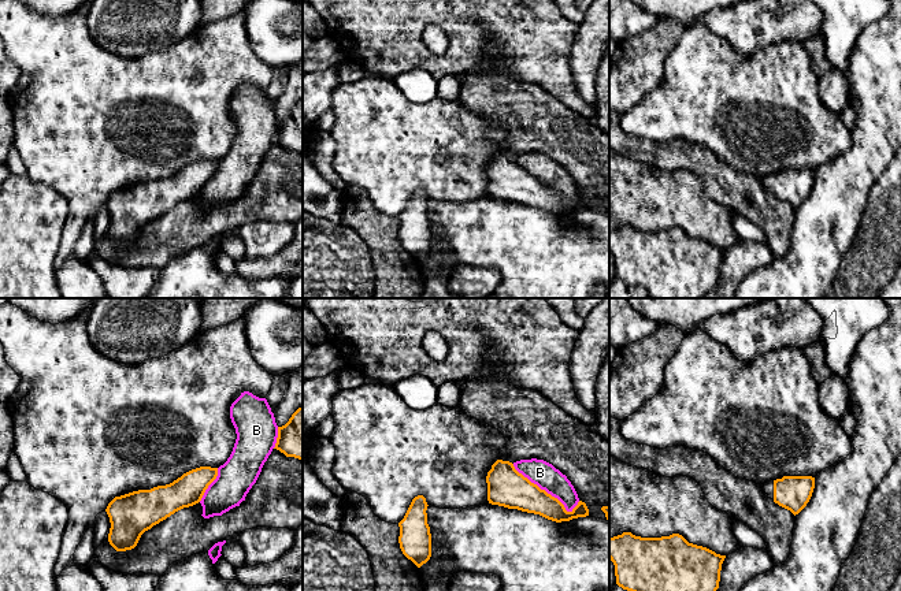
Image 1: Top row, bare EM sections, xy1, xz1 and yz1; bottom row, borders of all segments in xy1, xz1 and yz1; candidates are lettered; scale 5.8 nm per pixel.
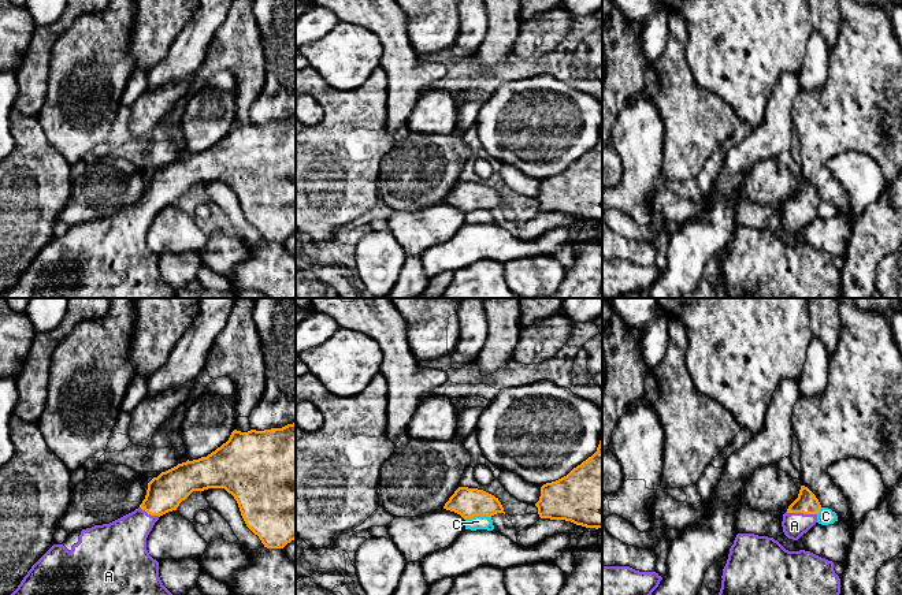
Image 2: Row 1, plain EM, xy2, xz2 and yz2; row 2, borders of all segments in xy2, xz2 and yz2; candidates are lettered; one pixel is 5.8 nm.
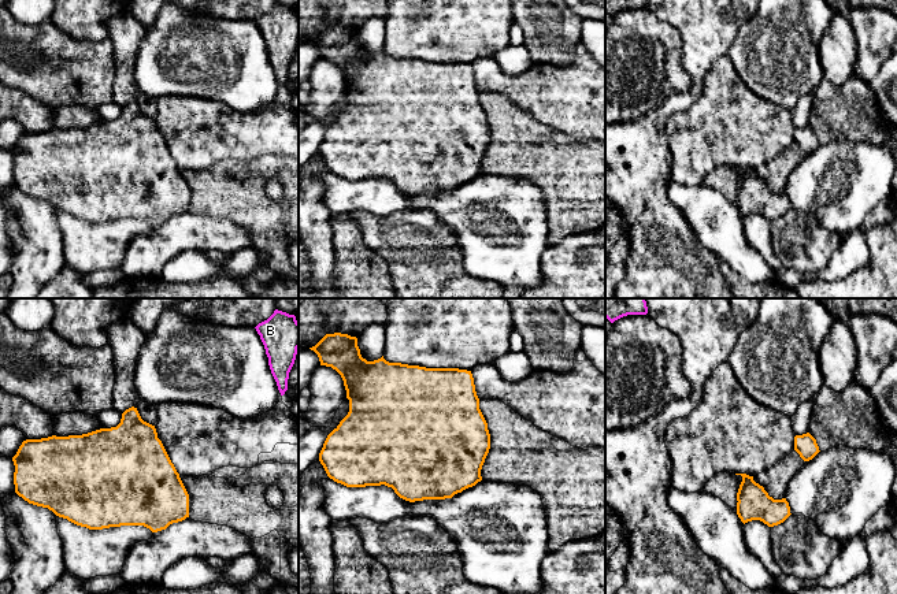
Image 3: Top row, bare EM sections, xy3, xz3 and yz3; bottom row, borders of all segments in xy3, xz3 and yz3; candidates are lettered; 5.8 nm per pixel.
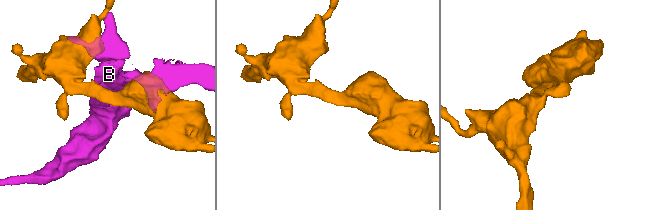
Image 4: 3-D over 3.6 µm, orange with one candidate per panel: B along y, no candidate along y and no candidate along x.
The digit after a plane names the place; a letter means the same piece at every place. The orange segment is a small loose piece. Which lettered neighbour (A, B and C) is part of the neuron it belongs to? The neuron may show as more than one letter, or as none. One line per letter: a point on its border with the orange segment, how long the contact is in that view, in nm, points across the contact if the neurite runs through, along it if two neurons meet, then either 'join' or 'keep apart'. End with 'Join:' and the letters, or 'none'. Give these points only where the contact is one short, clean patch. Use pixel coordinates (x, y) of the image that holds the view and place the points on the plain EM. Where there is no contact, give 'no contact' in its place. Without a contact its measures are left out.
A: meets orange in yz2 at (801, 205); contact 180 nm long; runs through yz2 (806, 196), (801, 205), (794, 219); join
B: meets orange in xz1 at (544, 184); contact 460 nm long; keep apart
C: meets orange in xz2 at (478, 208); contact 150 nm long; border along xz2 (490, 209), (472, 209), (466, 214); keep apart
Join: A

